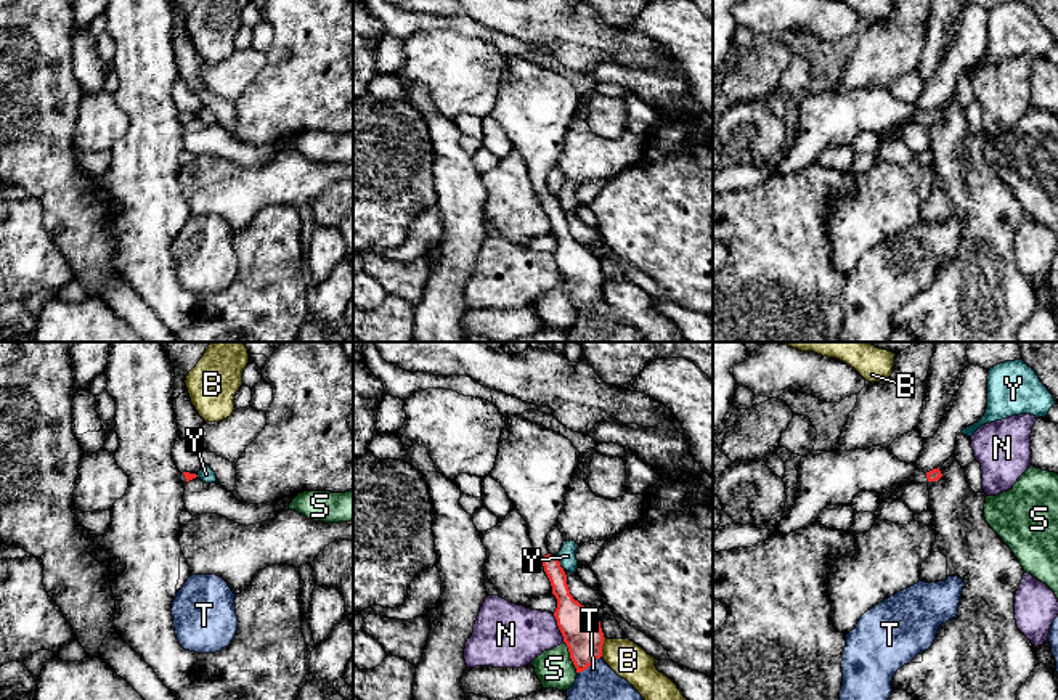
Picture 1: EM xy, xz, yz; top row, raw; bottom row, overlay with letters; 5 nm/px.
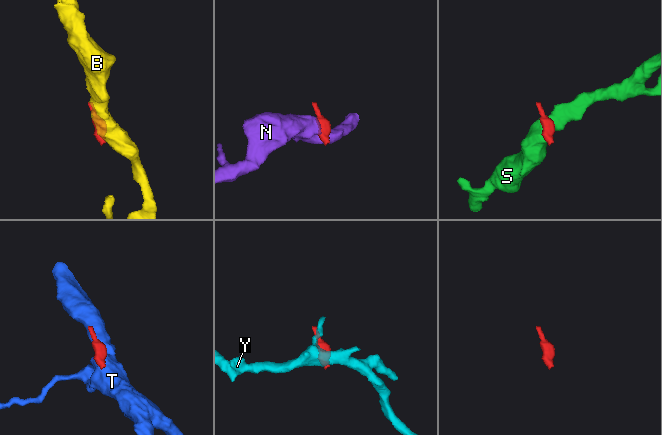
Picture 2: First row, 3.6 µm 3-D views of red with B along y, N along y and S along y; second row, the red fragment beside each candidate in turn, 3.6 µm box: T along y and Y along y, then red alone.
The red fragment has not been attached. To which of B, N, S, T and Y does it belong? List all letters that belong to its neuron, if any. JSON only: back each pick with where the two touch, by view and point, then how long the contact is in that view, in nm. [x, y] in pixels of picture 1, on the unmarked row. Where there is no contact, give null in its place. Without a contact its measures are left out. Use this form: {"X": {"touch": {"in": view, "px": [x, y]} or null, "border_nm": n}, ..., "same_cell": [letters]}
{"same_cell": []}

